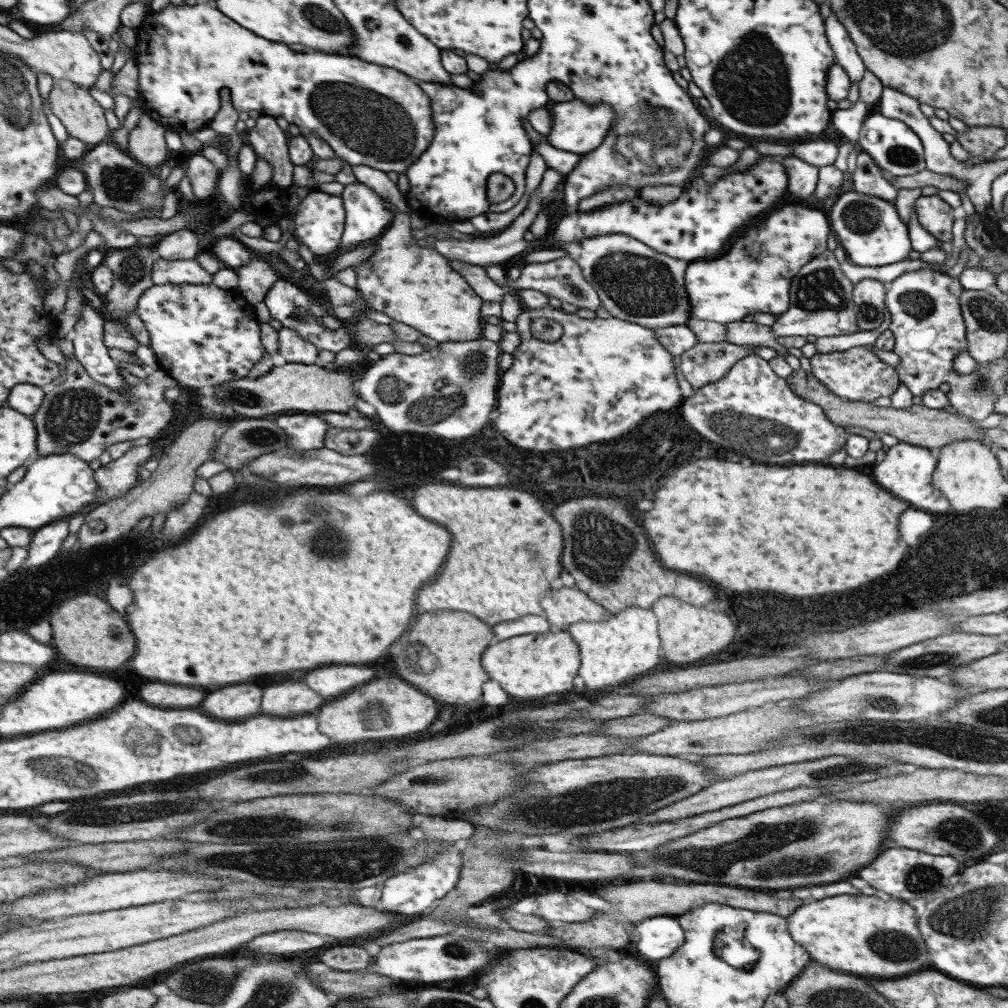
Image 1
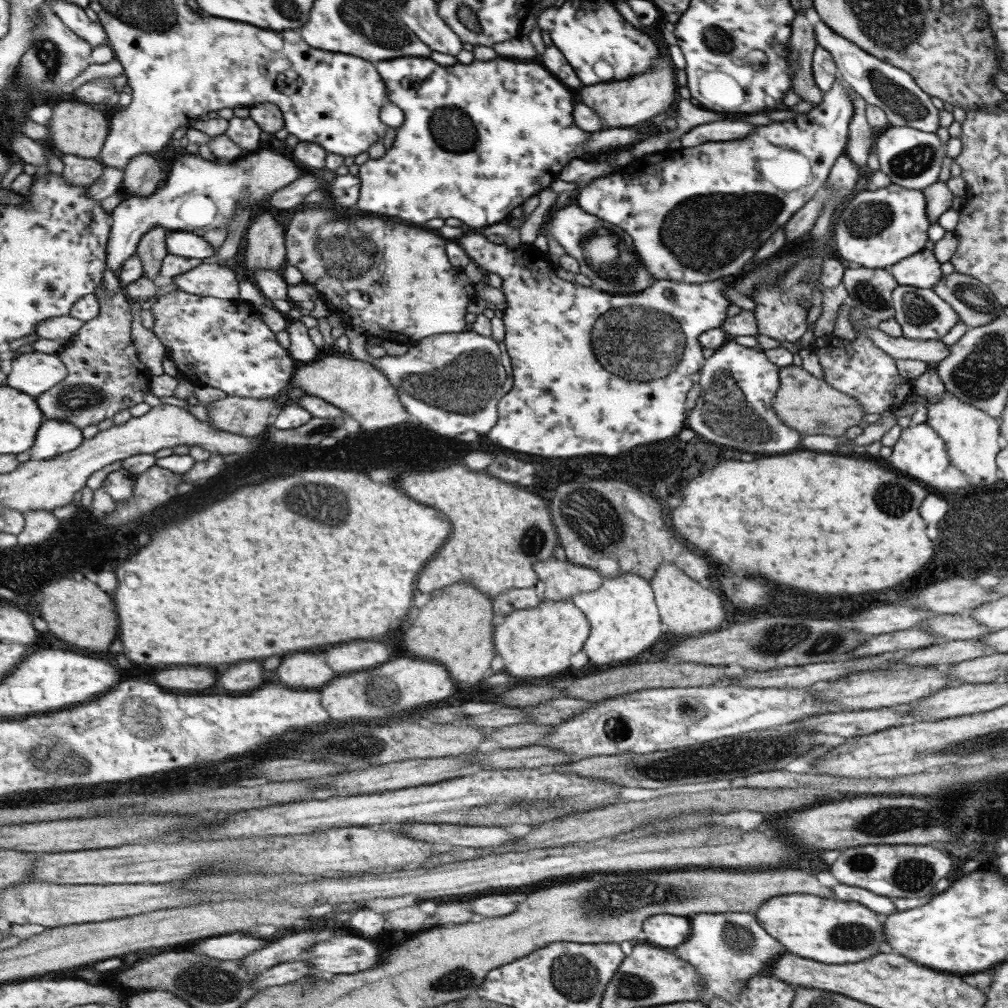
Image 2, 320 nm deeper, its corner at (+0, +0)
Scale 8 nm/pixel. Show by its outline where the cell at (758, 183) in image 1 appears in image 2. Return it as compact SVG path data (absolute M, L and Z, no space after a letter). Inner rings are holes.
M837 73L831 88L822 93L822 101L808 112L795 115L793 118L785 121L773 121L763 126L756 126L748 135L741 140L729 140L729 142L705 142L701 146L693 148L679 148L679 150L663 150L655 154L644 154L643 156L632 158L629 164L626 164L620 170L611 171L603 178L591 180L585 186L578 188L577 206L579 209L595 216L608 224L619 226L633 242L636 256L639 256L641 265L647 269L647 273L654 280L671 280L673 282L683 282L687 284L699 284L708 280L724 279L727 277L735 278L743 273L752 261L754 252L763 244L765 240L784 226L784 222L791 219L791 216L803 207L803 204L813 198L813 195L820 191L827 180L830 168L833 166L836 158L839 158L844 152L848 139L848 124L853 114L853 105L850 98L844 90L842 78Z

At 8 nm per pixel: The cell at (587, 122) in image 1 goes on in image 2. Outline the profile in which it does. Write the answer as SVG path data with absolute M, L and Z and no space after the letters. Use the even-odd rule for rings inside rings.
M665 48L658 49L654 65L645 72L618 81L601 81L584 86L579 93L581 104L593 109L602 122L602 129L632 127L651 116L661 114L675 98L677 85L674 81L675 68L666 54Z

